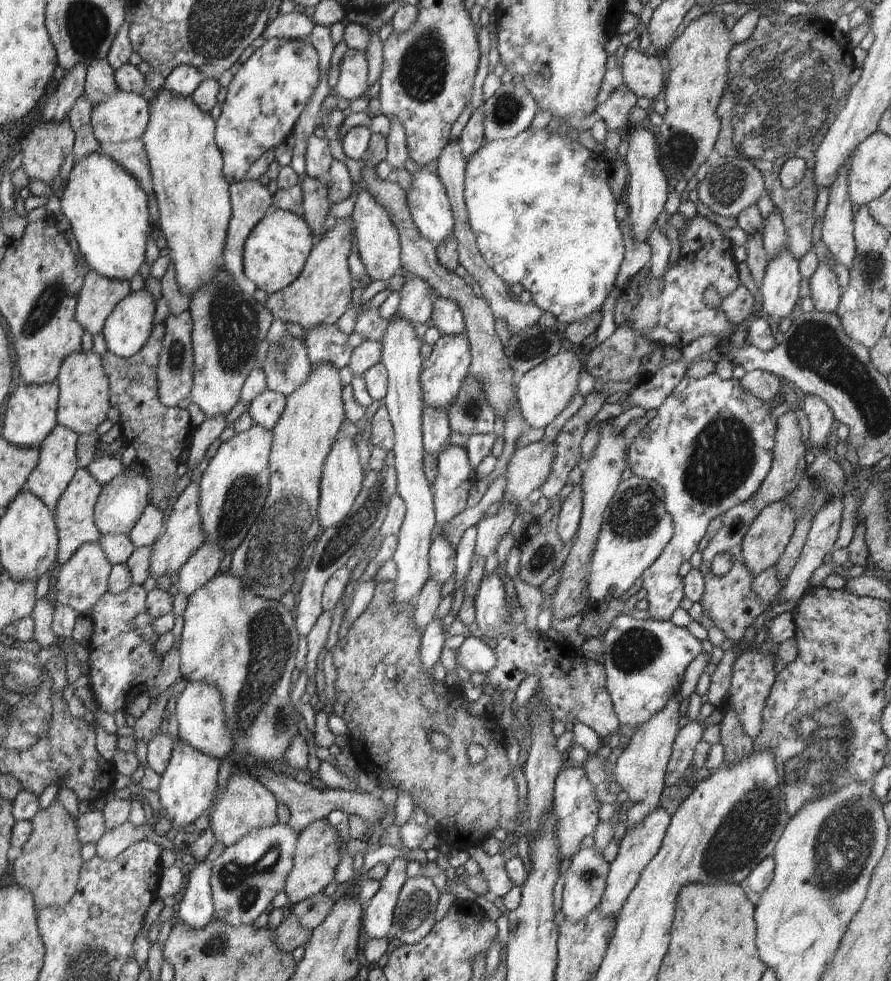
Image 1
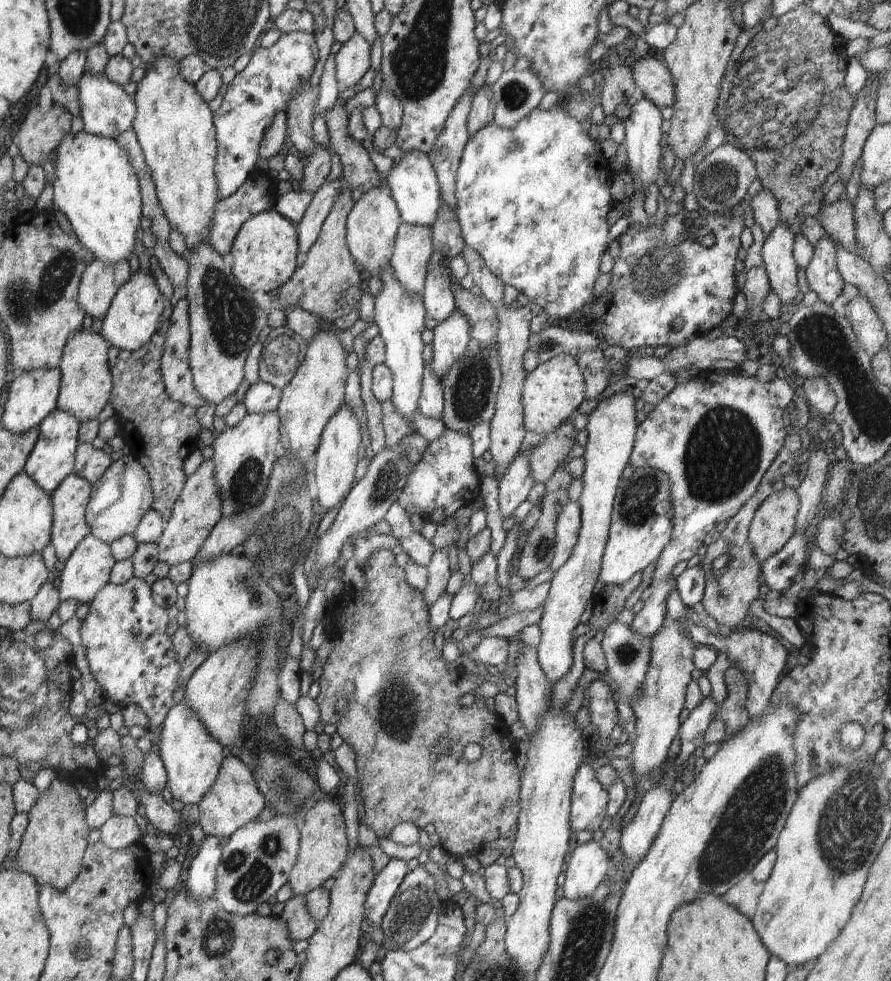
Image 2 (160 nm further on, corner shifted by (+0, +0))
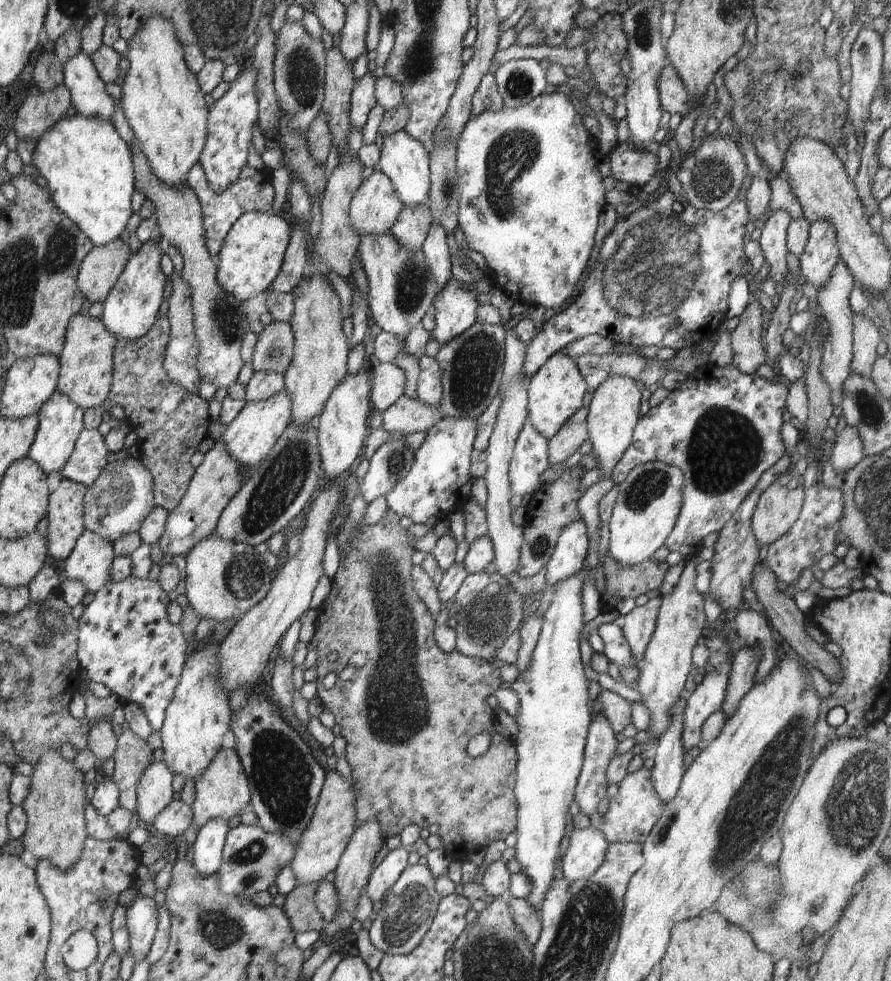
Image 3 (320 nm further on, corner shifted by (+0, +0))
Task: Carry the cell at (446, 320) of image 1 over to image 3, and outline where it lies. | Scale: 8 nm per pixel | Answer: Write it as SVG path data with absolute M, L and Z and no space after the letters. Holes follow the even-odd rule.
M433 221L426 235L421 251L424 253L429 271L437 282L437 294L451 277L450 252L446 243L447 232L438 222Z

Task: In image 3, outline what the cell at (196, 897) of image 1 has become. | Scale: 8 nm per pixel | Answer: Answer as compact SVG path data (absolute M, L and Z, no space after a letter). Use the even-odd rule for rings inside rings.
M210 819L199 828L194 849L194 868L203 875L211 875L220 868L223 848L230 827L224 819Z

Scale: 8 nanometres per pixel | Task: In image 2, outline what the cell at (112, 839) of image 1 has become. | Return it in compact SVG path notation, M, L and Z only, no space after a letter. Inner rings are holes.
M113 815L100 828L99 841L111 850L120 850L141 843L143 836L134 817Z

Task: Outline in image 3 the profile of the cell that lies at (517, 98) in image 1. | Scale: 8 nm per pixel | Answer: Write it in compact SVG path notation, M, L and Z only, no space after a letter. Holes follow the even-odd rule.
M534 59L507 61L493 75L504 107L521 107L546 90L546 70Z

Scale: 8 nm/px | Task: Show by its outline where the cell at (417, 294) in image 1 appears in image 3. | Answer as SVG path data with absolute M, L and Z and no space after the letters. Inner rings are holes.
M426 205L403 207L389 232L404 248L413 251L424 244L433 221L432 213Z

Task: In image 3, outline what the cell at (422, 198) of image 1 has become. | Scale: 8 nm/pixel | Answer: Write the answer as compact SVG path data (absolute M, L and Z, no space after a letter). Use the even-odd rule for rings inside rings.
M405 129L383 138L377 166L392 181L404 207L419 207L426 204L431 185L429 160L427 145L412 138Z

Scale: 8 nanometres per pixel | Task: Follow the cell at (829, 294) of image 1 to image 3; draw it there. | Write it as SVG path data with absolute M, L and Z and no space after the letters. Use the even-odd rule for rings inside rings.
M829 220L809 223L809 237L799 256L805 280L819 289L831 277L839 258L839 242L833 224Z

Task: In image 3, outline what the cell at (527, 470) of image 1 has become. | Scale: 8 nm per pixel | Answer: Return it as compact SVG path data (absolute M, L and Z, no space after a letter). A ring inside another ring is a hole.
M586 407L579 408L553 436L548 445L549 466L570 458L589 439Z

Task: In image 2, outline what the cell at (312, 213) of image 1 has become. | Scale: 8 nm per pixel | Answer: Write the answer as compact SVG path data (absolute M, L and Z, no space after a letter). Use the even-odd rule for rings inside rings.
M321 145L305 158L305 166L297 187L304 192L316 192L326 182L331 171L332 157Z

